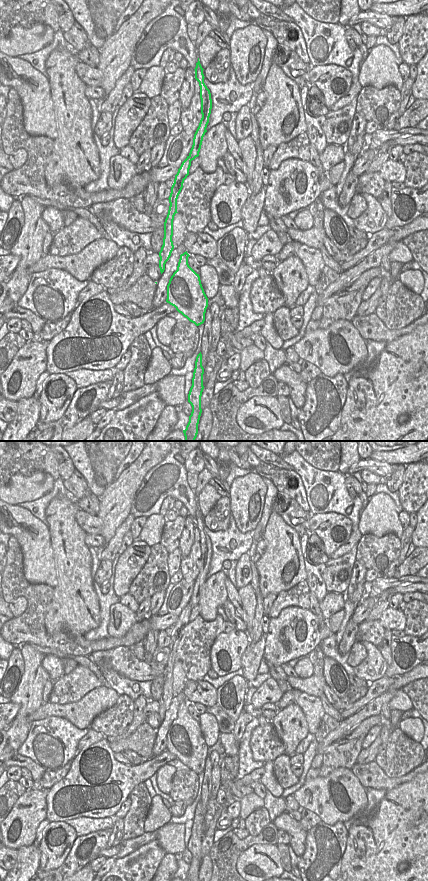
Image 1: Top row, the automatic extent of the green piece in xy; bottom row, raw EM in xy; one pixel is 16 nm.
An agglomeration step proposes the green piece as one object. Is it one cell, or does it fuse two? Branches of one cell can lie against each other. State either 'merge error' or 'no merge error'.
merge error

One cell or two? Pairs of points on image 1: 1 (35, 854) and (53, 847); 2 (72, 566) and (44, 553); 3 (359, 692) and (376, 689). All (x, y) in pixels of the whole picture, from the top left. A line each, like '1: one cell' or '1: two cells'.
1: two cells
2: two cells
3: two cells

